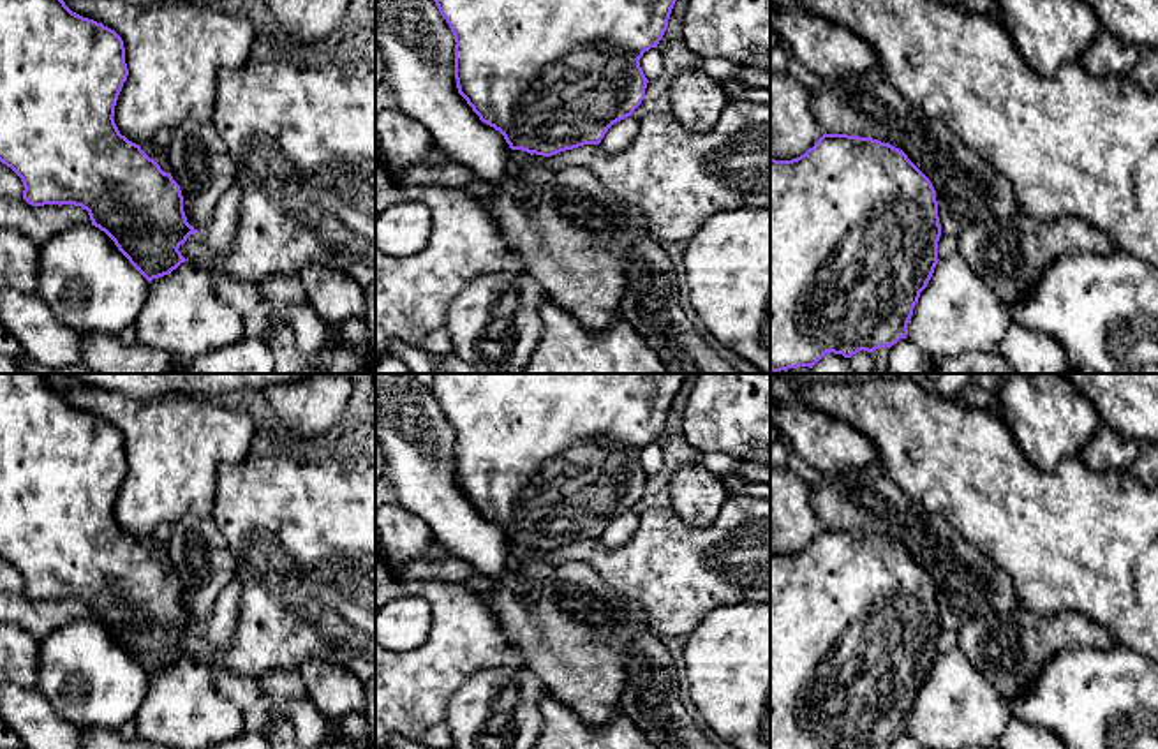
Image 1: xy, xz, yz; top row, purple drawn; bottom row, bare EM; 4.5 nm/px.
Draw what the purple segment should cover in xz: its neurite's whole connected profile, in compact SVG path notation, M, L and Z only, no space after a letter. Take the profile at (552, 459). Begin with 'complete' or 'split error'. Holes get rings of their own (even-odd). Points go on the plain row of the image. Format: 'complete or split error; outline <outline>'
complete; outline M434 374L430 391L455 430L455 474L458 488L479 515L499 525L511 545L552 552L583 539L599 539L606 525L631 511L645 493L649 474L640 453L663 434L672 404L684 384L686 374Z

